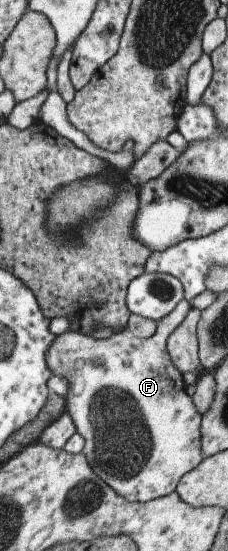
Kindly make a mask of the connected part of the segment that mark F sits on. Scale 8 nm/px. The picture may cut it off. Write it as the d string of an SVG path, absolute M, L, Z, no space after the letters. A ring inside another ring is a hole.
M183 298L169 314L166 314L157 322L158 327L156 328L155 334L146 339L136 337L131 334L127 328L118 333L113 333L104 339L90 337L80 332L66 331L57 335L56 339L53 339L52 345L49 346L46 354L46 363L52 374L61 376L61 378L65 378L65 380L69 382L69 389L64 397L66 402L65 412L73 419L77 432L81 434L85 440L81 453L85 455L93 472L95 472L103 482L106 482L119 496L126 498L129 502L144 503L171 494L179 484L180 478L189 471L192 471L204 458L200 437L200 426L202 423L201 413L196 409L192 397L187 395L184 390L187 385L187 377L183 375L180 370L176 369L166 347L169 335L183 322L183 319L187 316L191 308L190 302Z

